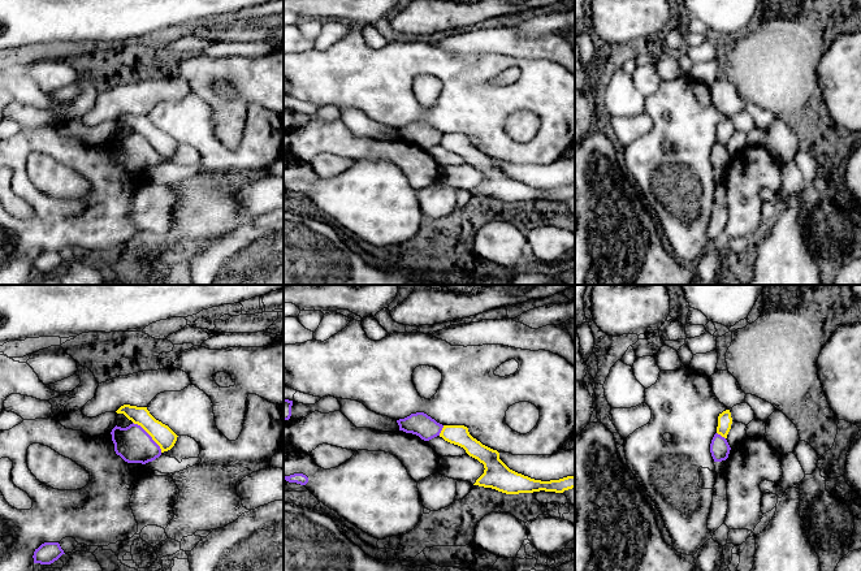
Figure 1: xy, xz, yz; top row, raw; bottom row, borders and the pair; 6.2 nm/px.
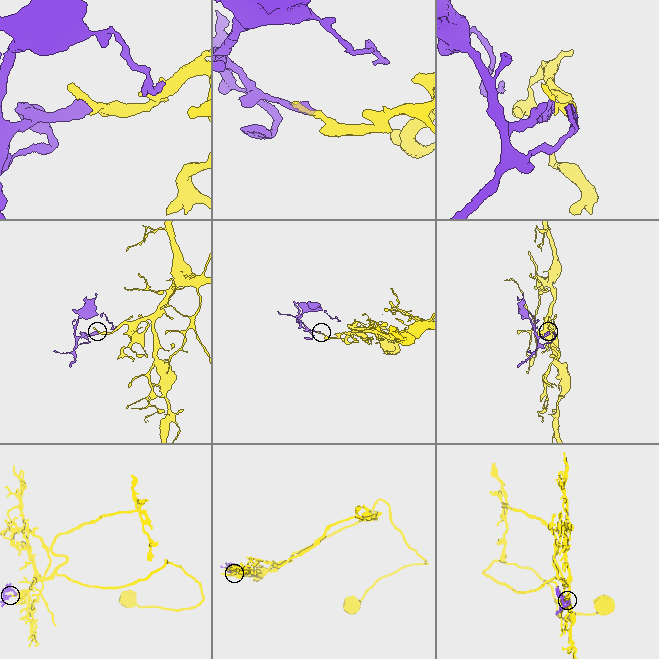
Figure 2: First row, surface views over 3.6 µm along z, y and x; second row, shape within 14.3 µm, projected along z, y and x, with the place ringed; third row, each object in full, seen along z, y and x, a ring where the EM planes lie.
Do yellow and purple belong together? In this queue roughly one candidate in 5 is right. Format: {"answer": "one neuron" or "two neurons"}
{"answer": "two neurons"}

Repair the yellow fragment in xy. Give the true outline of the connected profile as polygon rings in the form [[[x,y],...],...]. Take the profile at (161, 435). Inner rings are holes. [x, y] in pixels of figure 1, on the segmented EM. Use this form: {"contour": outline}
{"contour": [[[124,405],[116,412],[124,414],[134,424],[140,425],[160,446],[161,453],[168,451],[174,446],[178,436],[168,425],[156,420],[147,407]]]}

